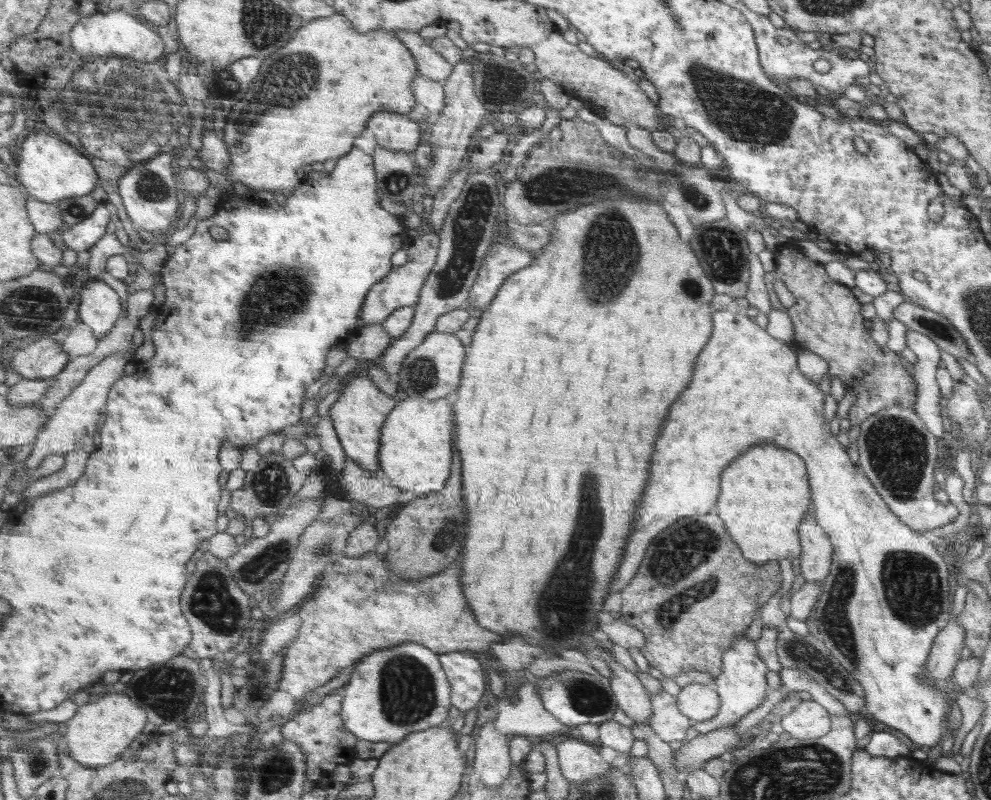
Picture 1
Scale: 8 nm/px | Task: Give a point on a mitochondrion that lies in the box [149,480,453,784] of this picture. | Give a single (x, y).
(408, 691)

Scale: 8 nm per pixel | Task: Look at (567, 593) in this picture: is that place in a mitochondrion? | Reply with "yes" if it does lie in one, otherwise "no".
yes

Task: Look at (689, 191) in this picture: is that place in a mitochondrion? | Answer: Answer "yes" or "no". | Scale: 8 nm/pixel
yes

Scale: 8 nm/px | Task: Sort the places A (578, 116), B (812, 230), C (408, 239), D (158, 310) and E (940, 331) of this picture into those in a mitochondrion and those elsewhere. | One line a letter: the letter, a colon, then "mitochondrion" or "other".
A: other
B: other
C: other
D: other
E: mitochondrion

